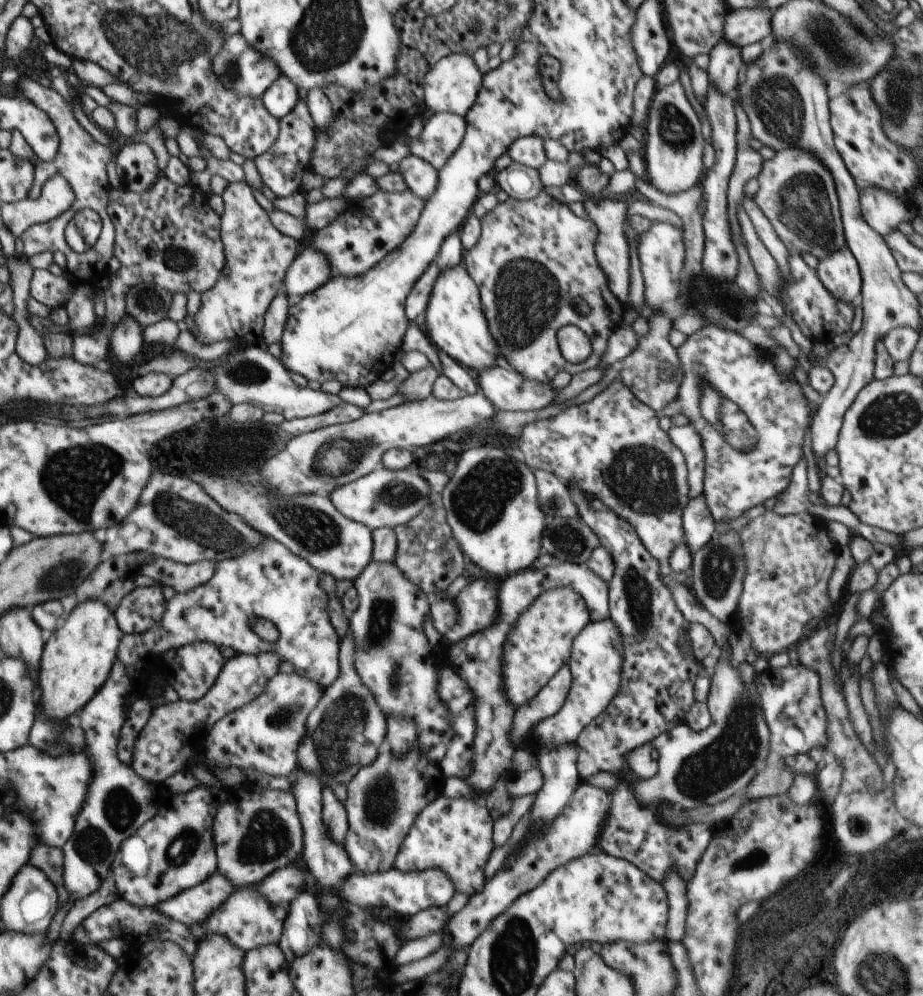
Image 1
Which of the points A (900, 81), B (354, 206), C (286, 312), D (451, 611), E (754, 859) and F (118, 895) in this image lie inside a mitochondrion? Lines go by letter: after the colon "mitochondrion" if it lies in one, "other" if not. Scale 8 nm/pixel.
A: mitochondrion
B: other
C: other
D: other
E: mitochondrion
F: other

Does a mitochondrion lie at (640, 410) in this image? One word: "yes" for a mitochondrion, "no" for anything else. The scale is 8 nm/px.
no

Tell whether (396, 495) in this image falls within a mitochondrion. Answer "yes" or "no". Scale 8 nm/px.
yes

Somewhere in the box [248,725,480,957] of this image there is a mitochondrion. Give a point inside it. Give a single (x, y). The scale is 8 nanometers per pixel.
(382, 802)

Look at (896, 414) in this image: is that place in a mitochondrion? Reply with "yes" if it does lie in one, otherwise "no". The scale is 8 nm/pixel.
yes

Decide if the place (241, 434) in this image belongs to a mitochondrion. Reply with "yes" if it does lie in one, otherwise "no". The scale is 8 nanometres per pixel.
no

